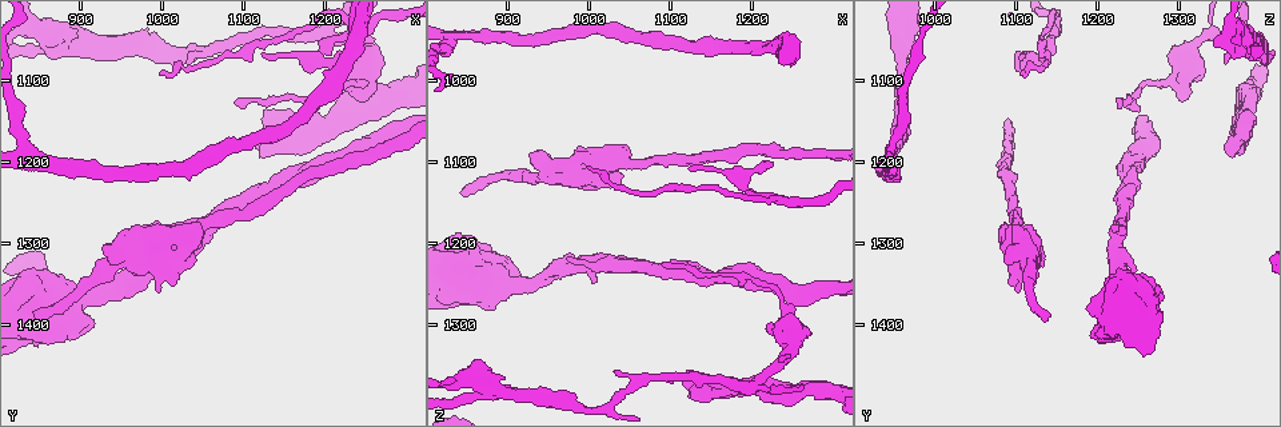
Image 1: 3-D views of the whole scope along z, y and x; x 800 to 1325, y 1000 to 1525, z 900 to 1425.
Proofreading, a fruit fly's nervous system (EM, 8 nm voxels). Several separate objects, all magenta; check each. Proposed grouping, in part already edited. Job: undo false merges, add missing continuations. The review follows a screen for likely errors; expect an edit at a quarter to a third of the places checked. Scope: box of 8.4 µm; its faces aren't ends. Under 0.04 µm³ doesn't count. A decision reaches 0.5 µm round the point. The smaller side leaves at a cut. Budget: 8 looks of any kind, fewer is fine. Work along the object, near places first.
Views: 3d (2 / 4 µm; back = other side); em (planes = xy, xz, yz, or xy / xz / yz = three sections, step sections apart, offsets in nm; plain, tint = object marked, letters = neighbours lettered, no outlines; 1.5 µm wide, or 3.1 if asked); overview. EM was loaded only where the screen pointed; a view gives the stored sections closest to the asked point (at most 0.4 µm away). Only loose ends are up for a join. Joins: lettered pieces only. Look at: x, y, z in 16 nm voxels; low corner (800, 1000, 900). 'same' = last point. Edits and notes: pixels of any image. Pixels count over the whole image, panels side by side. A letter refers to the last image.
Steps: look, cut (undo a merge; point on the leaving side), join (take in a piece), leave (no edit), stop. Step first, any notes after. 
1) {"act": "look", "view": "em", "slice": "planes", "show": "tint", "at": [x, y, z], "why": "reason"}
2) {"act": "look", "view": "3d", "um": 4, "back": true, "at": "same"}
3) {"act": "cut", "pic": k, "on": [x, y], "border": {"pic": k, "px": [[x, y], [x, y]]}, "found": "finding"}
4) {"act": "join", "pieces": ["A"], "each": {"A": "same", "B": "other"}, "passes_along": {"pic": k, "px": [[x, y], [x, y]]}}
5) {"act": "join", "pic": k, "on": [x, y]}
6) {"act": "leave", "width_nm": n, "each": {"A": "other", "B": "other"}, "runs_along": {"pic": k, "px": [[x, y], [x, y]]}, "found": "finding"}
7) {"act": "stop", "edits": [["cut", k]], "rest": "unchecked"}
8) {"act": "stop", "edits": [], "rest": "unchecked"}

{"act": "look", "view": "em", "slice": "xy", "step": 8, "show": "letters", "at": [845, 1385, 1135], "why": "free end"}

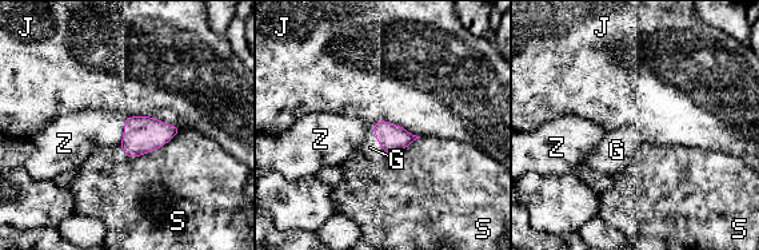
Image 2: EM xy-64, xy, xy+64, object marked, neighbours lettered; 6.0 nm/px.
{"act": "look", "view": "em", "slice": "planes", "show": "letters", "at": "same"}

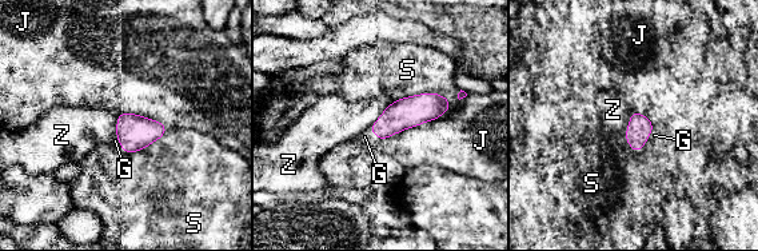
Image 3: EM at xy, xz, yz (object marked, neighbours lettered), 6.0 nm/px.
{"act": "join", "pieces": ["G"], "longest_contact_nm": ["J", 380], "each": {"G": "same", "J": "other", "S": "other", "Z": "other"}, "found": "it goes on there"}

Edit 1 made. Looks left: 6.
{"act": "look", "view": "3d", "um": 2, "at": [975, 1280, 1215], "why": "an open end"}

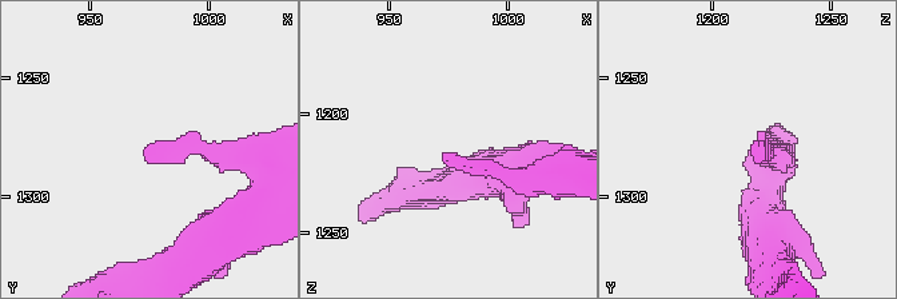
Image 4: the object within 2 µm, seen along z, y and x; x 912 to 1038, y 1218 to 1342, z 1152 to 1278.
{"act": "look", "view": "em", "slice": "planes", "show": "letters", "at": [972, 1284, 1217], "why": "need the tissue"}

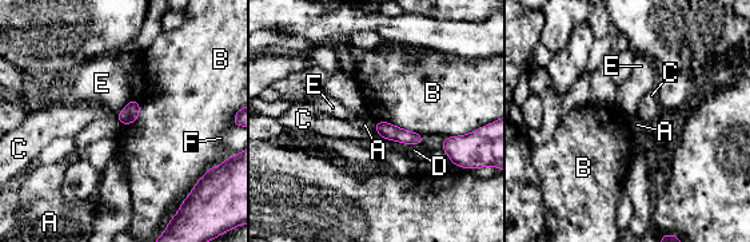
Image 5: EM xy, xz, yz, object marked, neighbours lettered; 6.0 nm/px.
{"act": "leave", "each": {"A": "other", "B": "other", "C": "other", "D": "other", "E": "other", "F": "other"}, "runs_along": {"pic": 5, "px": [[378, 125], [399, 135], [419, 138]]}, "found": "none of them fits"}

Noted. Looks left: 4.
{"act": "look", "view": "3d", "um": 2, "at": [1040, 1285, 1095], "why": "sudden change in width"}

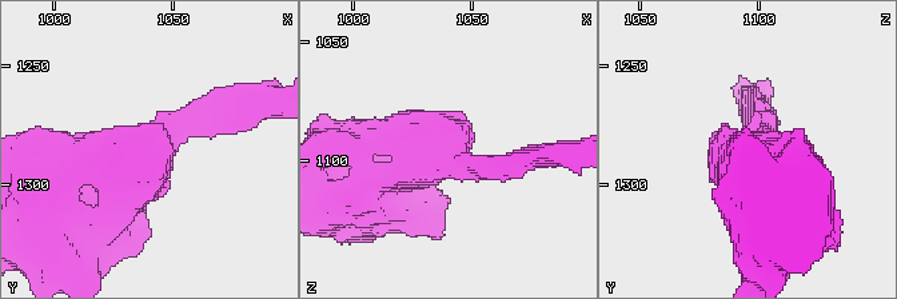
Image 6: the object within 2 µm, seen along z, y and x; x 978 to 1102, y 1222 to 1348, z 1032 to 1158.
{"act": "look", "view": "em", "slice": "planes", "show": "letters", "at": [1042, 1284, 1100], "arm_widths_nm": [190, 440], "why": "shape alone is not enough"}

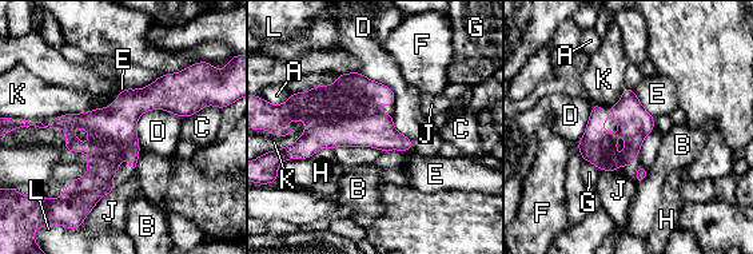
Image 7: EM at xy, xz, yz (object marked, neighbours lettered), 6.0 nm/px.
{"act": "leave", "longest_contact_nm": ["K", 460], "each": {"A": "other", "B": "other", "C": "other", "D": "other", "E": "other", "F": "other", "G": "other", "H": "other", "J": "other", "K": "other", "L": "other"}, "border": {"pic": 7, "px": [[118, 95], [104, 107], [48, 122]]}, "found": "all the same cell"}

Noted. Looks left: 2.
{"act": "stop", "edits": [["join", 3]], "rest": "unchecked"}

